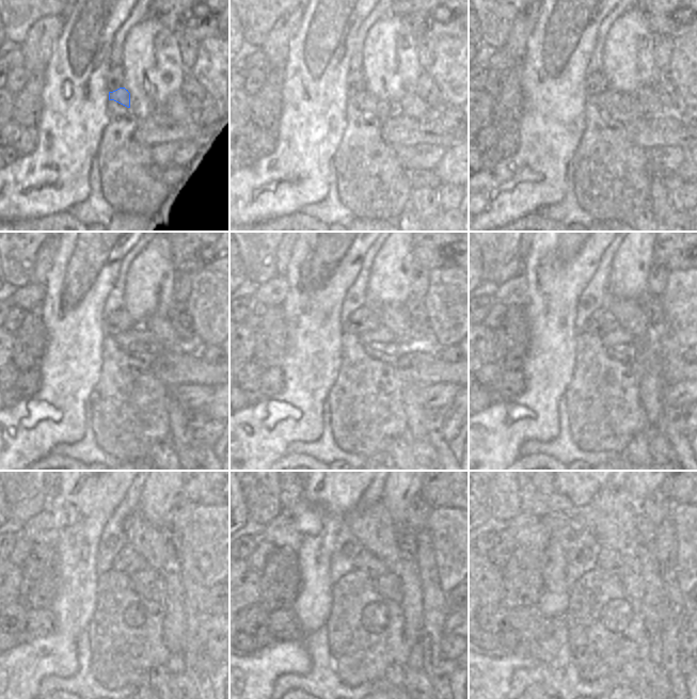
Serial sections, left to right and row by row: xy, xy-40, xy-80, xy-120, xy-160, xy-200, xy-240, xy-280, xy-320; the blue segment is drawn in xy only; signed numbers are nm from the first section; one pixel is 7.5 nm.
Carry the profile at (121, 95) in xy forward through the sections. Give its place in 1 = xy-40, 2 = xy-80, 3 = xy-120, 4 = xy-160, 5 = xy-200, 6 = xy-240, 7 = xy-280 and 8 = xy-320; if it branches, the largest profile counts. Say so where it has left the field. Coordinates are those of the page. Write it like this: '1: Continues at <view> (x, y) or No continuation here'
1: Continues at xy-40 (368, 102)
2: Continues at xy-80 (622, 107)
3: Continues at xy-120 (140, 343)
4: Continues at xy-160 (381, 344)
5: Continues at xy-200 (621, 345)
6: Continues at xy-240 (148, 583)
7: Continues at xy-280 (389, 585)
8: Continues at xy-320 (632, 584)

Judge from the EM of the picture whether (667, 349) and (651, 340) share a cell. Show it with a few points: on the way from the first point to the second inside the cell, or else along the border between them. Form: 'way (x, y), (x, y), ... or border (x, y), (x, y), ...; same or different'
border (651, 331), (659, 343), (664, 358); different

